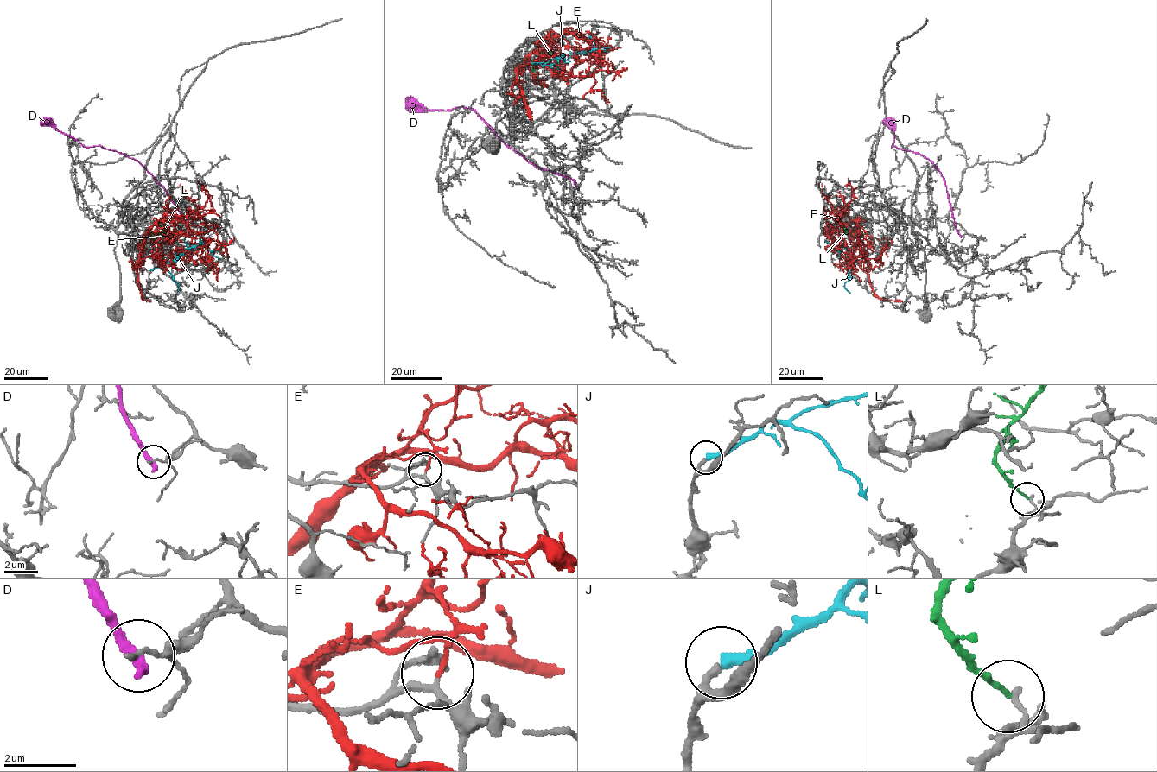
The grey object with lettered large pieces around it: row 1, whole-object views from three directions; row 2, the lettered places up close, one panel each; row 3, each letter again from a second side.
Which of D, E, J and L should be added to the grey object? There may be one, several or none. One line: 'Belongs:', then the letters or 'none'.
Belongs: J

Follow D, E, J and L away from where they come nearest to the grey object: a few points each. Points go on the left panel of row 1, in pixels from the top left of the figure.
D: (188, 236), (187, 222), (177, 206), (137, 161), (98, 145), (84, 147), (53, 127), (41, 123)
E: (163, 222), (157, 220), (146, 233), (140, 260), (175, 249), (189, 256), (210, 238), (223, 244), (222, 255)
J: (150, 270), (172, 262), (193, 246), (208, 249), (219, 258)
L: (155, 232), (151, 234), (163, 234), (167, 228), (164, 224)

